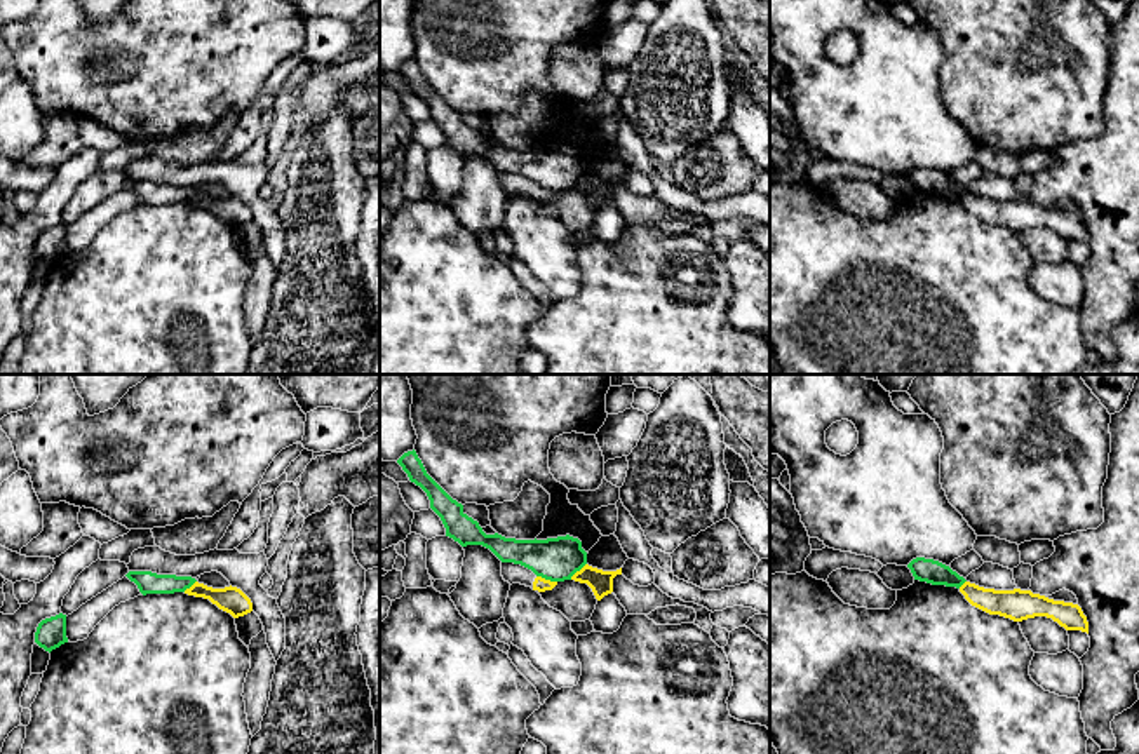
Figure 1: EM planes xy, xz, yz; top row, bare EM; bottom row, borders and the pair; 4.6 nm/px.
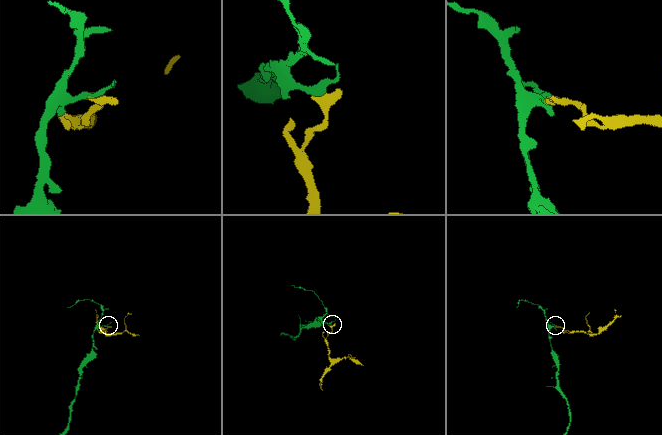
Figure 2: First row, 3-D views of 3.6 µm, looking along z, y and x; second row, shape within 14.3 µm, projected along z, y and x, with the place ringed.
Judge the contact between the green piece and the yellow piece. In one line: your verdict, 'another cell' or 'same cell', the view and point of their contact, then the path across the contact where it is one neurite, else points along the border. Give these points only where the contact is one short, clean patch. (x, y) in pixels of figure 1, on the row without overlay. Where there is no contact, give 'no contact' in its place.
another cell | xz (547, 188) | along xz (537, 185), (556, 192)

